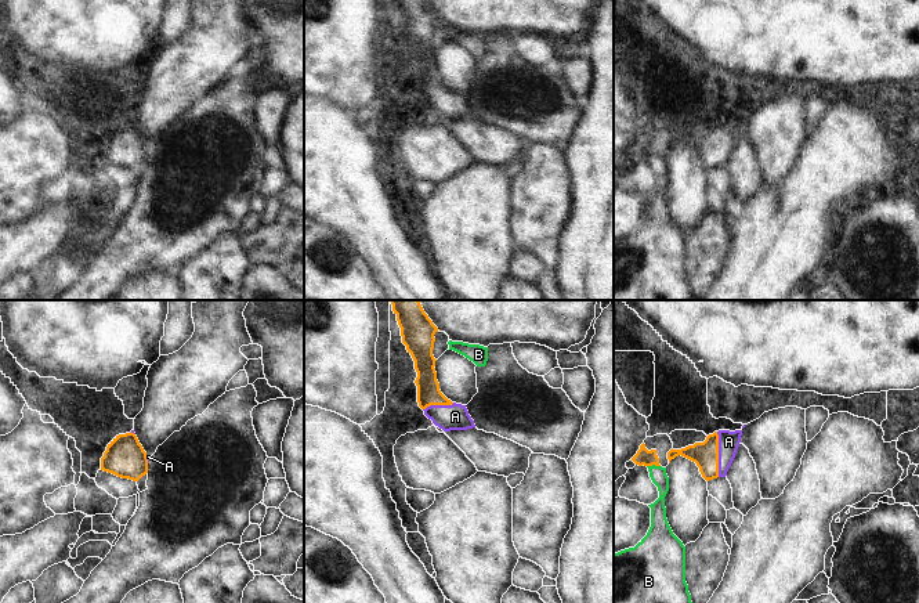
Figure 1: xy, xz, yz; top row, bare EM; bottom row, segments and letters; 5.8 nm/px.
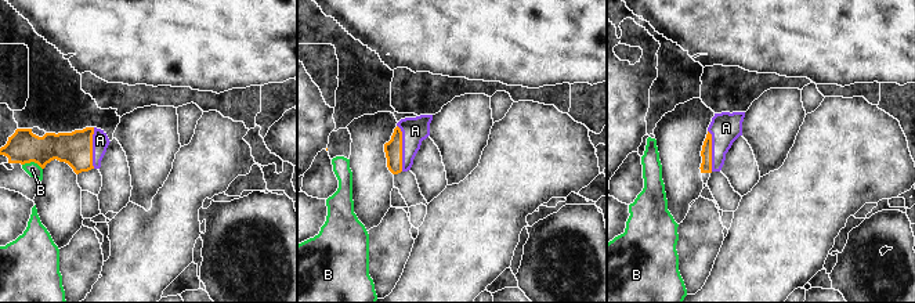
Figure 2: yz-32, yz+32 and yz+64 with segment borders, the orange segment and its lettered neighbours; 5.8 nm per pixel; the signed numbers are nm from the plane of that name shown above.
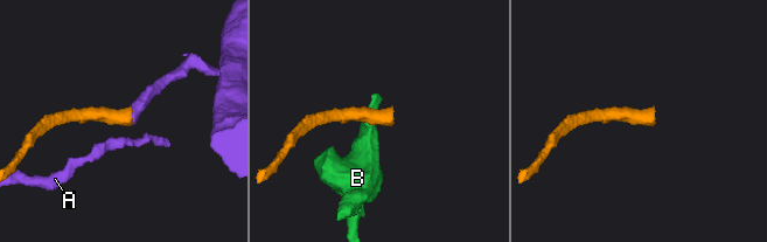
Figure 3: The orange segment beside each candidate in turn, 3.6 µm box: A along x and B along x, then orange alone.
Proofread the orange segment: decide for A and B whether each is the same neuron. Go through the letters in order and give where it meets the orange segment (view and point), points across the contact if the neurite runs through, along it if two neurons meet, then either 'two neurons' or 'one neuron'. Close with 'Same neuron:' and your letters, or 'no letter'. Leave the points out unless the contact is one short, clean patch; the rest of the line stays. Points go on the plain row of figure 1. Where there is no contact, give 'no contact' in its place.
A: yz (717, 144) | one neuron
B: yz (652, 154) | along yz (659, 155), (647, 156) | two neurons
Same neuron: A

